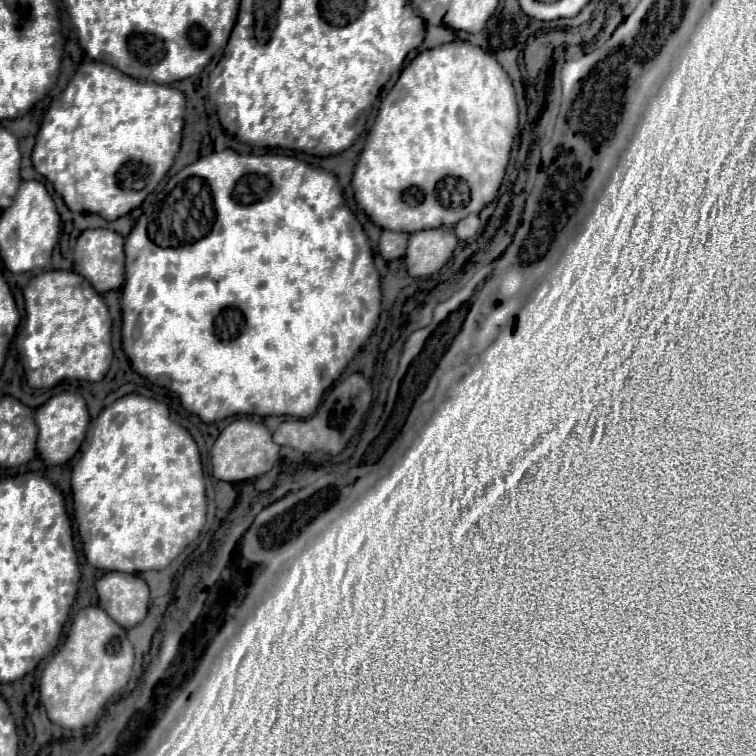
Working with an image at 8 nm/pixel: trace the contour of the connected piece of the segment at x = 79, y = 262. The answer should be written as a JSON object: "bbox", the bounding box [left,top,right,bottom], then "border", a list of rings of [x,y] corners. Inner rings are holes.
{"bbox":[73,230,125,294],"border":[[[85,230],[77,238],[75,246],[75,264],[73,270],[79,272],[99,294],[109,290],[119,290],[123,286],[125,274],[125,252],[123,252],[123,236],[113,230]]]}

